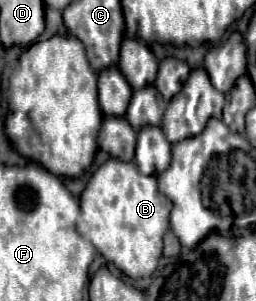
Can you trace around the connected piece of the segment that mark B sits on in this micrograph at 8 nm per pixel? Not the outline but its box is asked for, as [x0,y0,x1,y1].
[77,159,173,279]

